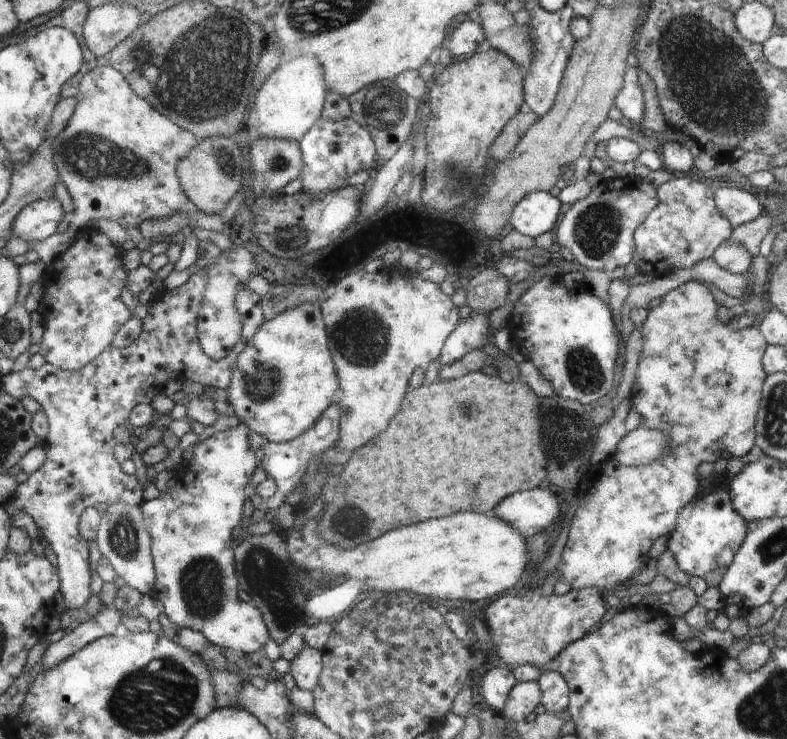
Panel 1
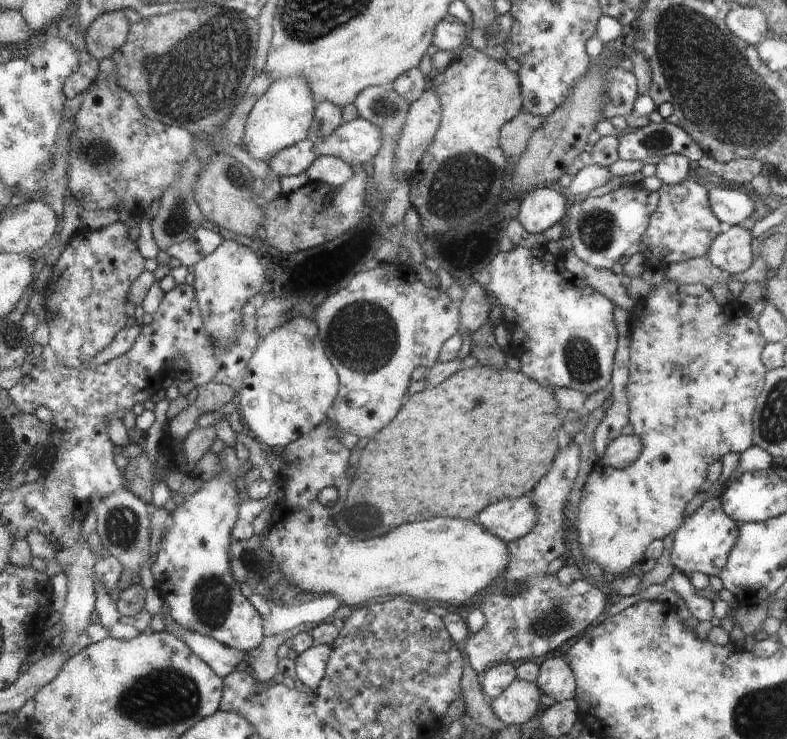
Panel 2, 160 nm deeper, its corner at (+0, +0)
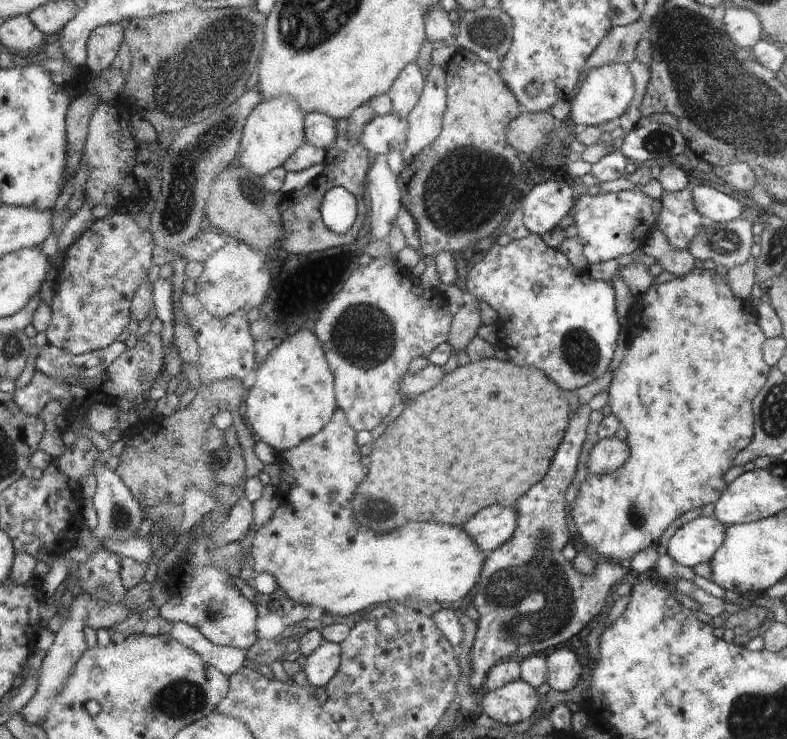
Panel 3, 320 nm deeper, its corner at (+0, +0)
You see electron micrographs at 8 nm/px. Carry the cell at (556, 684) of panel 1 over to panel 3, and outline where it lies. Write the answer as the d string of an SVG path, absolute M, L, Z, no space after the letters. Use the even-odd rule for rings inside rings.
M558 648L547 656L547 682L554 690L566 692L574 688L582 669L578 655L568 648Z

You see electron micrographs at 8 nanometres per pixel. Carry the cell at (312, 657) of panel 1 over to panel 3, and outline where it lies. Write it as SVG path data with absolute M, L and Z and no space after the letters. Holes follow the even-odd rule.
M323 640L320 646L307 656L303 671L313 687L326 687L336 676L342 664L342 645Z

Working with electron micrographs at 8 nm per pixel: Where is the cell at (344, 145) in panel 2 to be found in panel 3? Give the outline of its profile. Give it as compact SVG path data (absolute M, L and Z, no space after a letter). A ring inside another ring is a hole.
M396 112L374 117L361 134L362 144L371 156L386 155L392 150L404 150L409 134L409 122Z

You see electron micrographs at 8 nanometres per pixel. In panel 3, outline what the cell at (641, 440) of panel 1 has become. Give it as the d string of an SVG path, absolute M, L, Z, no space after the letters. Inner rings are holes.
M616 437L599 439L587 458L588 472L590 475L607 475L618 471L627 462L630 454L628 445Z

